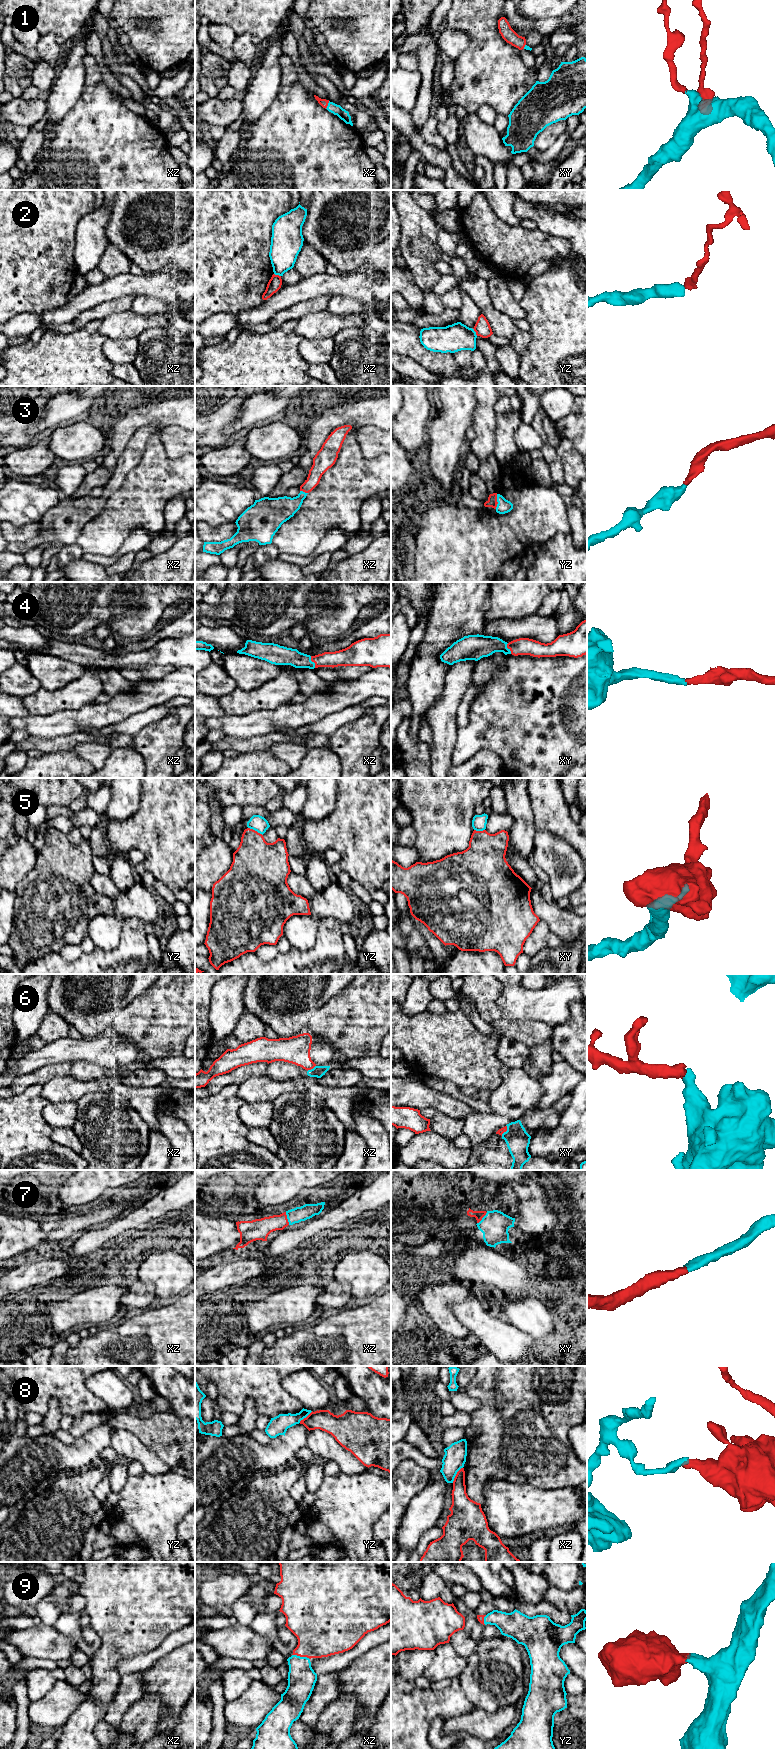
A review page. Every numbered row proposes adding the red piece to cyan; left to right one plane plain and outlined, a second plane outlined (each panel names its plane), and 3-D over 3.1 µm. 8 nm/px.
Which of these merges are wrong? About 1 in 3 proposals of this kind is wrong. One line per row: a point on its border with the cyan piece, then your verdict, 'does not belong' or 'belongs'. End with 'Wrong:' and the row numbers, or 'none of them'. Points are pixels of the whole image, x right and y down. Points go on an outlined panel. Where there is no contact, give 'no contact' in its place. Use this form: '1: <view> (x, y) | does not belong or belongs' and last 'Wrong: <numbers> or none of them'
1: xz (328, 105) | belongs
2: yz (475, 332) | does not belong
3: yz (497, 501) | belongs
4: xz (313, 662) | belongs
5: yz (255, 830) | does not belong
6: xz (311, 1069) | does not belong
7: xz (287, 1218) | belongs
8: xz (455, 1475) | does not belong
9: xz (301, 1657) | belongs
Wrong: 2, 5, 6, 8

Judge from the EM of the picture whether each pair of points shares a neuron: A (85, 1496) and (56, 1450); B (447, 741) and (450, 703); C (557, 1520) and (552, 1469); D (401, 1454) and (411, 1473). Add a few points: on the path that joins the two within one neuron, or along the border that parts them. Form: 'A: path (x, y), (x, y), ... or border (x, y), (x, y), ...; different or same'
A: border (92, 1464), (79, 1471), (61, 1471), (50, 1485); different
B: path (447, 732), (447, 712); same
C: border (531, 1484), (542, 1488), (576, 1488); different
D: border (401, 1461), (412, 1459), (426, 1468); different

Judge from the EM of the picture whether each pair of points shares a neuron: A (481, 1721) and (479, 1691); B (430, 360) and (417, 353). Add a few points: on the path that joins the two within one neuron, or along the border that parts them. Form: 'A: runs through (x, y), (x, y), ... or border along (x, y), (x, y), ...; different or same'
A: border along (503, 1705), (492, 1712), (475, 1708); different
B: runs through (427, 358), (420, 354); same

